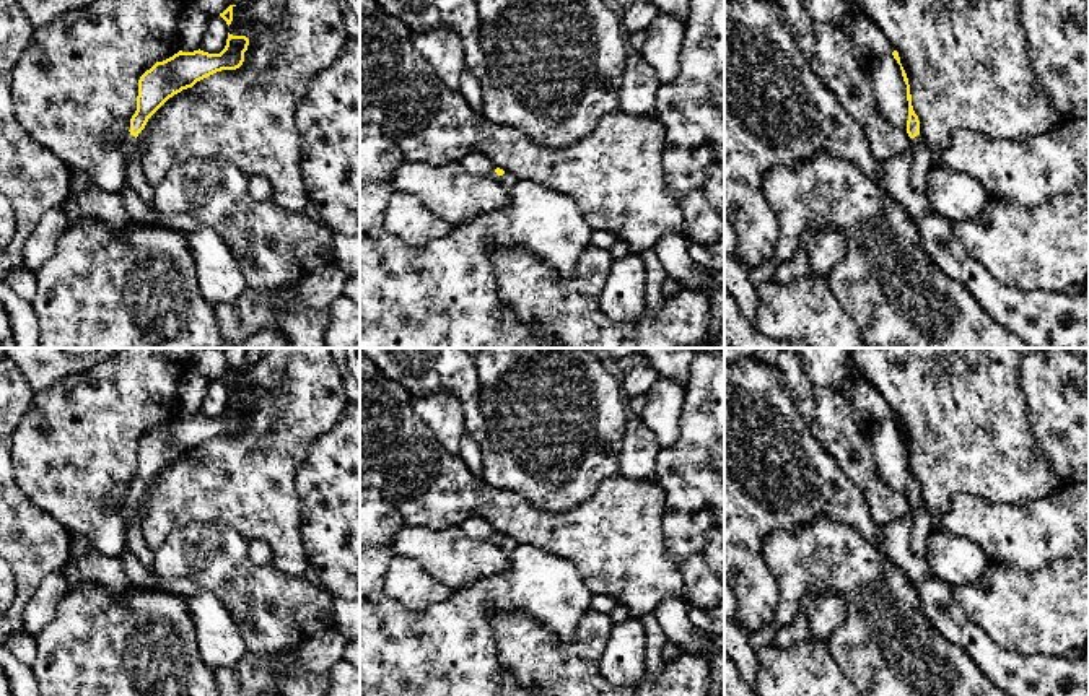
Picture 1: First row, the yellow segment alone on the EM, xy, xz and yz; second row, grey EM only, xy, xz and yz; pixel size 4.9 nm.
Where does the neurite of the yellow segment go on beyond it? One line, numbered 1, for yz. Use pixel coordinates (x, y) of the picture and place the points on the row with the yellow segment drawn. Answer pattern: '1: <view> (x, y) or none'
1: yz (894, 173)

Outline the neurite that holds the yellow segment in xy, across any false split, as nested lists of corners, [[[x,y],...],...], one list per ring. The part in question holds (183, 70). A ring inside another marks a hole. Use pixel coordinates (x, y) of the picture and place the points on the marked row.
[[[228,33],[226,46],[220,54],[203,50],[182,52],[156,62],[138,80],[137,111],[130,119],[130,133],[122,143],[125,161],[129,163],[137,137],[145,128],[148,119],[174,94],[192,88],[197,81],[221,72],[236,70],[244,62],[249,39]]]

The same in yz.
[[[894,50],[892,52],[892,55],[894,55],[894,59],[897,60],[897,63],[900,65],[900,70],[902,70],[902,76],[903,76],[903,81],[905,81],[905,85],[907,85],[907,101],[908,101],[908,120],[907,120],[907,133],[908,133],[908,137],[912,138],[912,141],[910,141],[910,145],[908,145],[908,150],[902,154],[902,156],[897,156],[897,158],[890,158],[890,159],[886,159],[886,161],[881,161],[881,179],[879,179],[879,185],[886,190],[886,192],[889,192],[907,211],[908,211],[908,215],[915,220],[915,221],[918,221],[920,218],[923,218],[928,211],[931,211],[933,210],[933,207],[931,207],[931,203],[929,203],[929,200],[926,198],[926,195],[925,195],[925,192],[923,190],[915,190],[913,187],[912,187],[912,182],[910,182],[910,167],[912,167],[912,163],[913,163],[913,156],[915,156],[915,150],[916,150],[916,145],[918,145],[918,135],[920,135],[920,120],[918,120],[918,115],[915,114],[915,111],[913,111],[913,106],[912,106],[912,94],[910,94],[910,85],[908,85],[908,78],[907,78],[907,73],[905,73],[905,70],[903,70],[903,67],[902,67],[902,63],[900,63],[900,57],[899,57],[899,52],[897,50]]]

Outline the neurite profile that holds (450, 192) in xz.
[[[405,161],[392,177],[392,190],[417,198],[453,226],[510,207],[510,192],[496,177],[472,176],[461,161],[444,166]]]

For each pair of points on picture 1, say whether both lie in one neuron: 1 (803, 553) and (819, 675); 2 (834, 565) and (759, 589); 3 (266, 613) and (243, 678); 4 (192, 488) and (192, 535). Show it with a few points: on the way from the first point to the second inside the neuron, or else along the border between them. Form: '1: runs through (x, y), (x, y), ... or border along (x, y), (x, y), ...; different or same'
1: border along (826, 643), (830, 656), (847, 675); different
2: border along (765, 540), (764, 560), (775, 581); different
3: border along (288, 646), (267, 654), (249, 652); different
4: border along (230, 526), (188, 522), (174, 529), (160, 543); different

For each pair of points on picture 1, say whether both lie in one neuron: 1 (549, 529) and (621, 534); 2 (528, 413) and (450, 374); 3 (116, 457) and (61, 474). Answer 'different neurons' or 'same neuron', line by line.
1: same neuron
2: different neurons
3: same neuron

